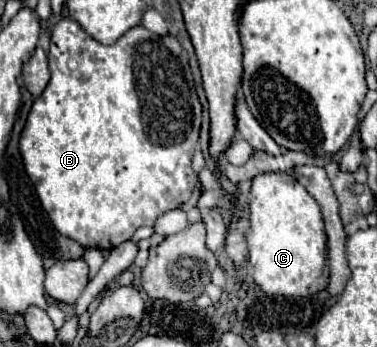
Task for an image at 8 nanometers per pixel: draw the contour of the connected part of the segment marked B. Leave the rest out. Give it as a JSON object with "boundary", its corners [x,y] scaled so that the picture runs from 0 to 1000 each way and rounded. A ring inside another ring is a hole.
{"boundary":[[[167,52],[141,81],[135,138],[130,138],[130,202],[135,202],[135,231],[130,231],[125,254],[114,259],[114,271],[82,305],[72,357],[56,380],[50,432],[61,427],[66,496],[82,513],[82,524],[93,530],[103,582],[156,674],[167,674],[231,715],[294,720],[294,715],[326,703],[332,692],[342,692],[369,651],[406,651],[427,617],[438,617],[459,599],[475,599],[475,588],[485,588],[507,571],[507,553],[517,542],[517,536],[507,536],[507,513],[517,513],[512,484],[507,484],[507,455],[512,455],[512,438],[517,438],[517,421],[528,403],[533,300],[528,300],[517,248],[501,236],[507,202],[501,202],[496,161],[464,104],[416,104],[379,75],[358,75],[342,92],[332,92],[305,127],[273,133],[257,115],[247,115],[199,58]]]}

